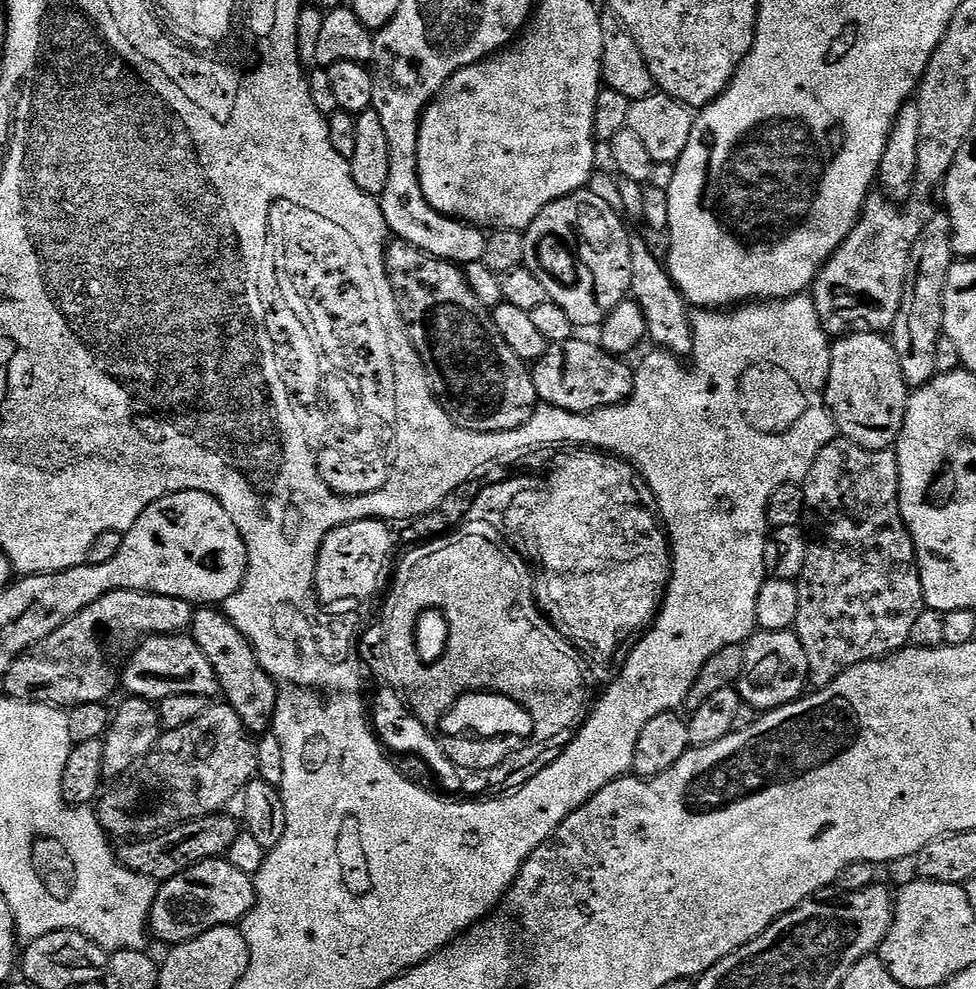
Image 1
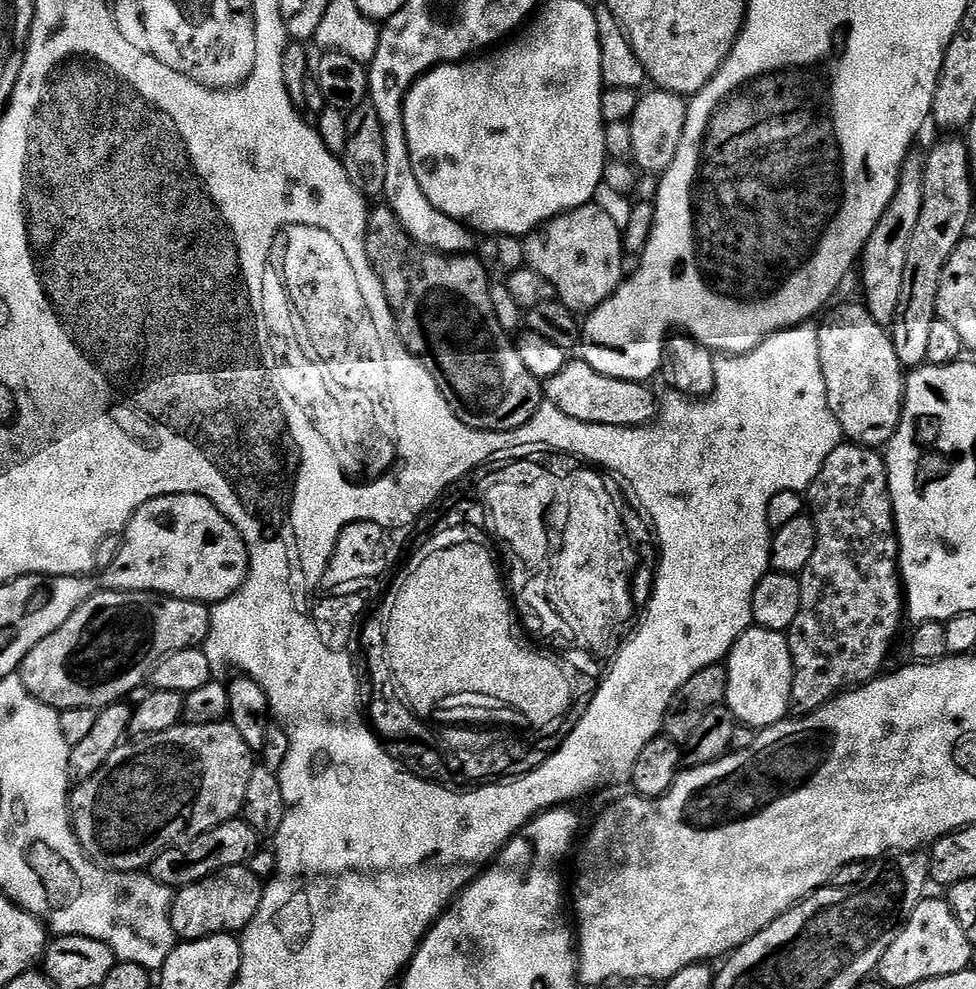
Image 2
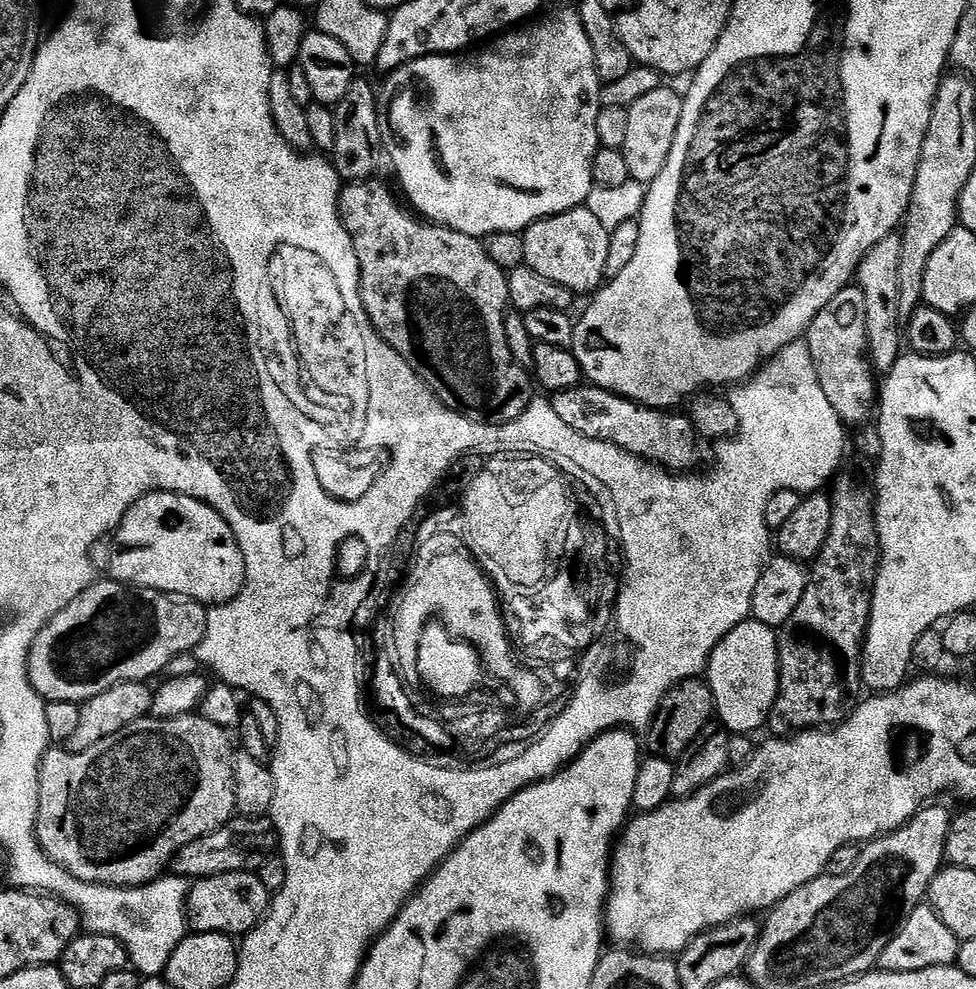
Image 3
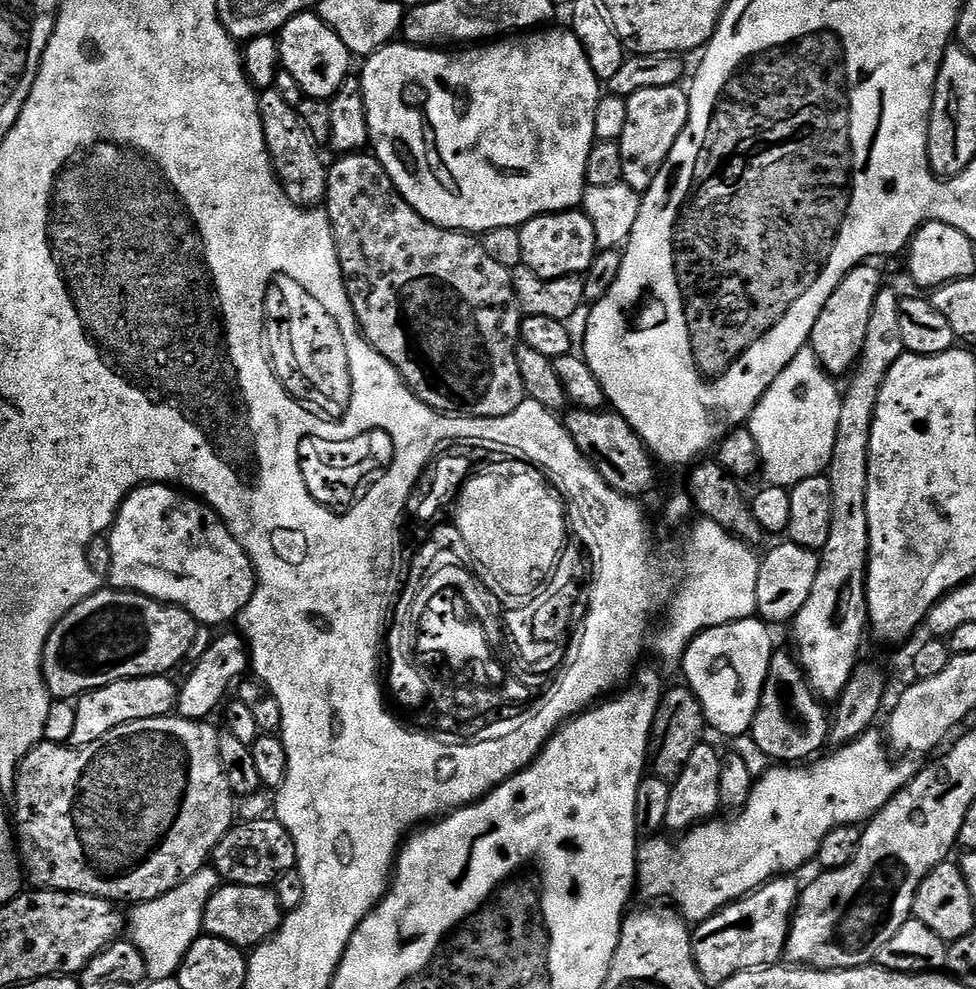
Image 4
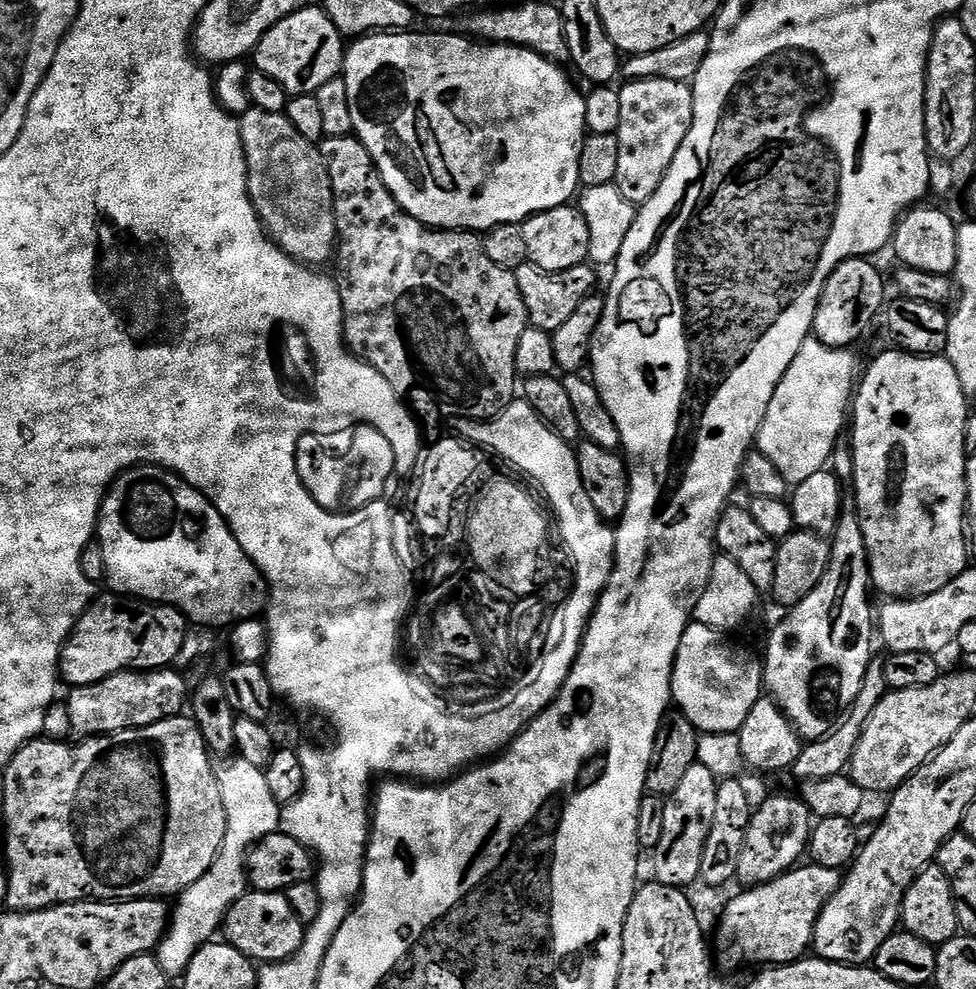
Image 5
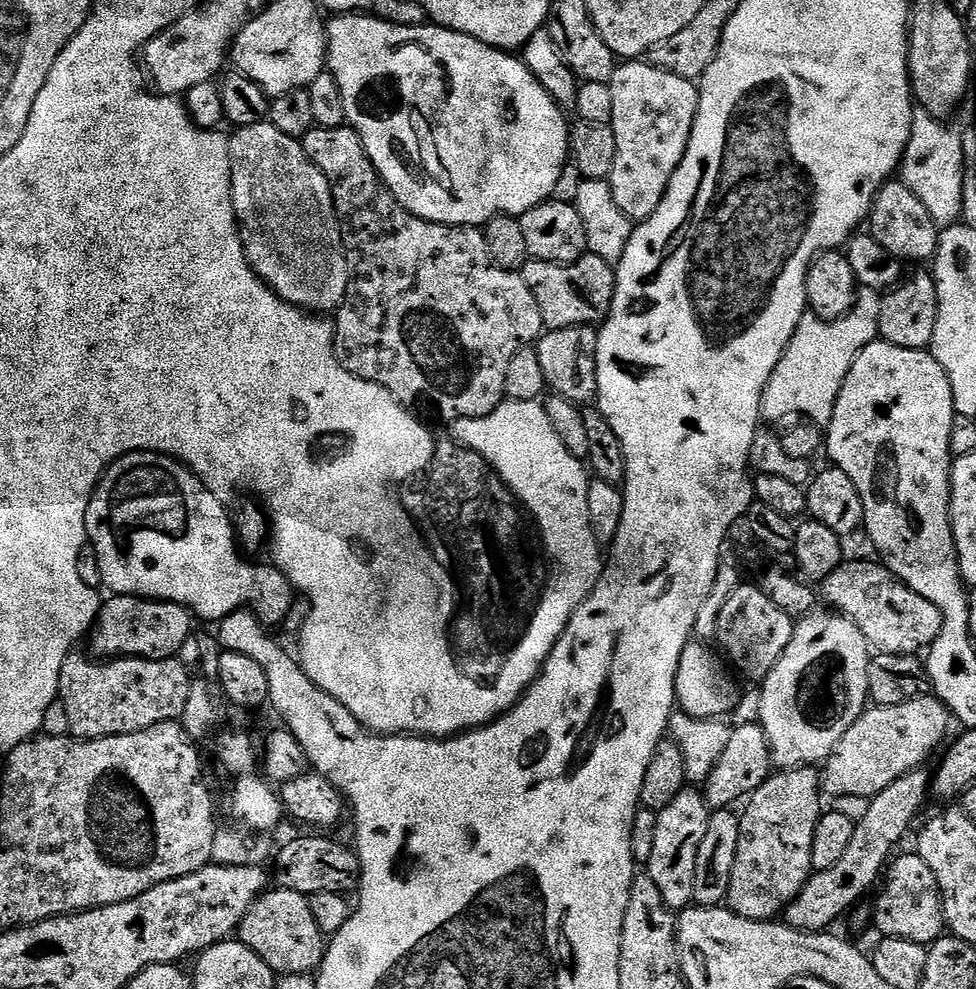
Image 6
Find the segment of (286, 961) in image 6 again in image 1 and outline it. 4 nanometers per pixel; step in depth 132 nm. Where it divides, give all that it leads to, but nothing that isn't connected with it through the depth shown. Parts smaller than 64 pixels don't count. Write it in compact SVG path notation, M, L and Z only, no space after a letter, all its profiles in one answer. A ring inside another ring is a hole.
M227 858L203 860L157 887L150 932L164 946L184 944L211 928L223 924L239 925L255 904L256 885L253 877L235 868Z

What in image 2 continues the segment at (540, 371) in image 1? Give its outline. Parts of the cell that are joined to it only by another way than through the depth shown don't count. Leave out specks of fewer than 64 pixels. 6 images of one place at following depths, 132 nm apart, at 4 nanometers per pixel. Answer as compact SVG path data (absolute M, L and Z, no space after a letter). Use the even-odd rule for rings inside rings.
M572 358L554 378L543 381L542 396L547 403L558 406L562 414L570 414L570 418L578 418L578 422L590 422L602 426L626 426L639 428L651 424L658 415L658 396L648 389L647 383L638 380L610 378L606 374L598 374L594 366L590 366L582 358Z

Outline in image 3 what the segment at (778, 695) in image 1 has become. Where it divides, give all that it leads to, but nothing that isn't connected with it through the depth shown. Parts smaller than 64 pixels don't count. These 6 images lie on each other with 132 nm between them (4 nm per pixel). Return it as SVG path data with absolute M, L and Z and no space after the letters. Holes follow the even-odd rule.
M751 618L742 621L726 638L718 642L718 646L708 656L706 682L712 691L716 703L716 716L732 734L755 734L768 722L768 715L780 693L780 645L777 629L766 626Z

